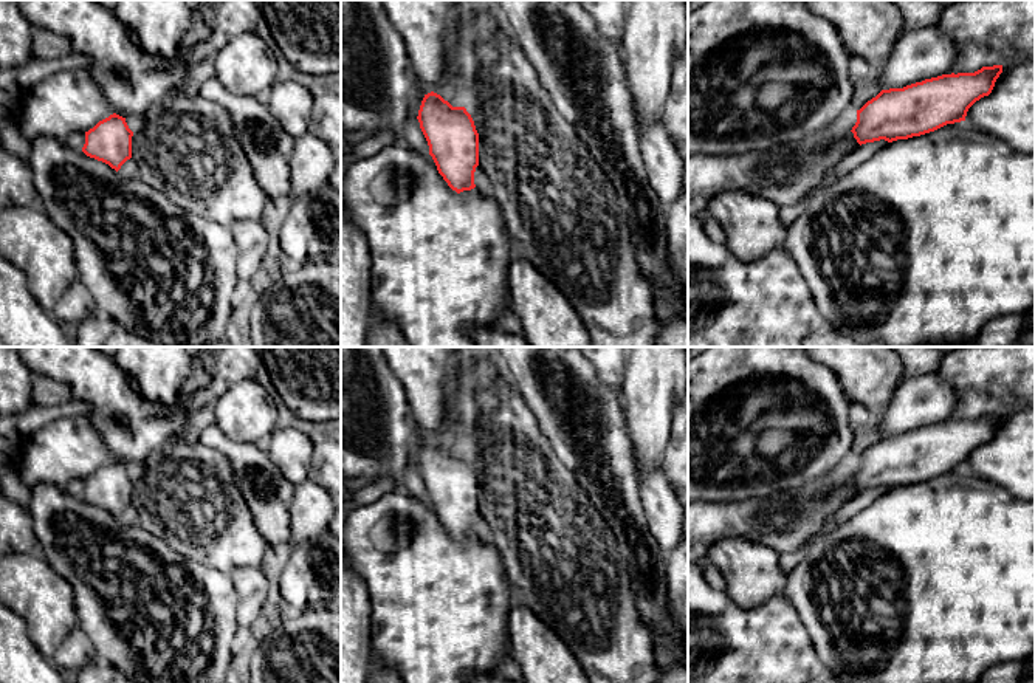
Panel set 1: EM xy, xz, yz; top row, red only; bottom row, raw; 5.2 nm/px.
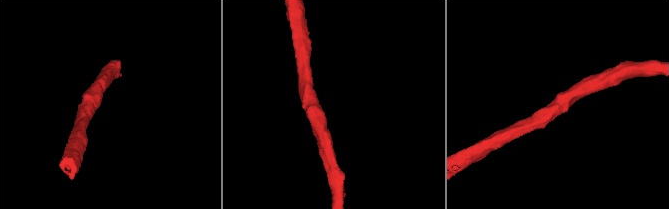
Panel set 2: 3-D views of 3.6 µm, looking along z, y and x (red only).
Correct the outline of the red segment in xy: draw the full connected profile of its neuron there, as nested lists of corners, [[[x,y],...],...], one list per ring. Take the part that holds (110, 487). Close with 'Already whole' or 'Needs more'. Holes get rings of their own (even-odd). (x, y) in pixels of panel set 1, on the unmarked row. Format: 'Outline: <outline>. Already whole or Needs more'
Outline: [[[113,460],[85,479],[82,499],[118,519],[132,505],[132,483],[126,465]]]. Already whole

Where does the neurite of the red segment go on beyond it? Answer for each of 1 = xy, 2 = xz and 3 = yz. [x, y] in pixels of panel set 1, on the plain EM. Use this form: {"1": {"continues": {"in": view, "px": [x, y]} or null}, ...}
{"1": {"continues": null}, "2": {"continues": null}, "3": {"continues": null}}

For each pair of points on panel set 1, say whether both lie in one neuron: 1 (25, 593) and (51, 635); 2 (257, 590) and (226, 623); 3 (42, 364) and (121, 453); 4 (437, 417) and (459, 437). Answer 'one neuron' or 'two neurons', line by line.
1: one neuron
2: two neurons
3: one neuron
4: two neurons

